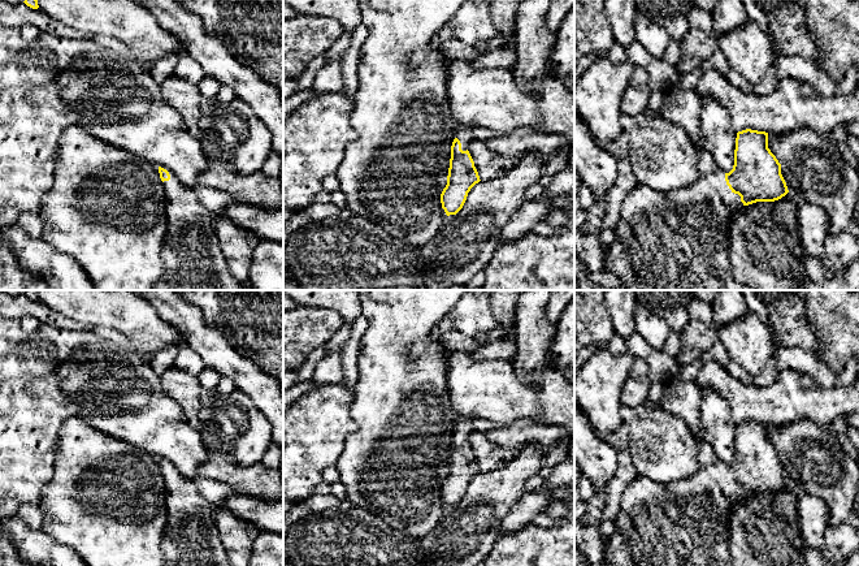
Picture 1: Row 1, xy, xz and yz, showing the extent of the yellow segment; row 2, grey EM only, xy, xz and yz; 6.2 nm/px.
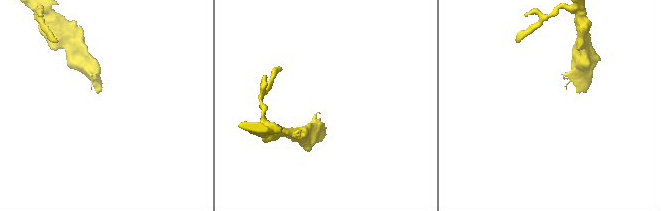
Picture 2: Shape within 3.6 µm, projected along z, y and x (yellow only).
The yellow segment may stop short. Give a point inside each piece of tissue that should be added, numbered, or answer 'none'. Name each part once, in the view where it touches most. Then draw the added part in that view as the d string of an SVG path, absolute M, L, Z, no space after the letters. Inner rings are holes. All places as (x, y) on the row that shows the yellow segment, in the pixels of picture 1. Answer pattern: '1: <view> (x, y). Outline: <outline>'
1: yz (679, 240). Outline: M720 170L667 193L637 183L622 200L613 230L632 260L641 290L754 290L730 275L729 224L743 207Z

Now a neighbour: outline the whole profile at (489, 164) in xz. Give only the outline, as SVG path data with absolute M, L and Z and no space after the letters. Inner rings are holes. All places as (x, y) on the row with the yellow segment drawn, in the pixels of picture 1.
M480 139L470 142L468 151L481 181L498 177L517 164L517 157L499 155Z

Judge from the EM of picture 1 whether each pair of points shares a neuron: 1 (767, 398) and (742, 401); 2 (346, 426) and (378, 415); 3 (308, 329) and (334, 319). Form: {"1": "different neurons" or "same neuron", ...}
{"1": "same neuron", "2": "different neurons", "3": "same neuron"}

